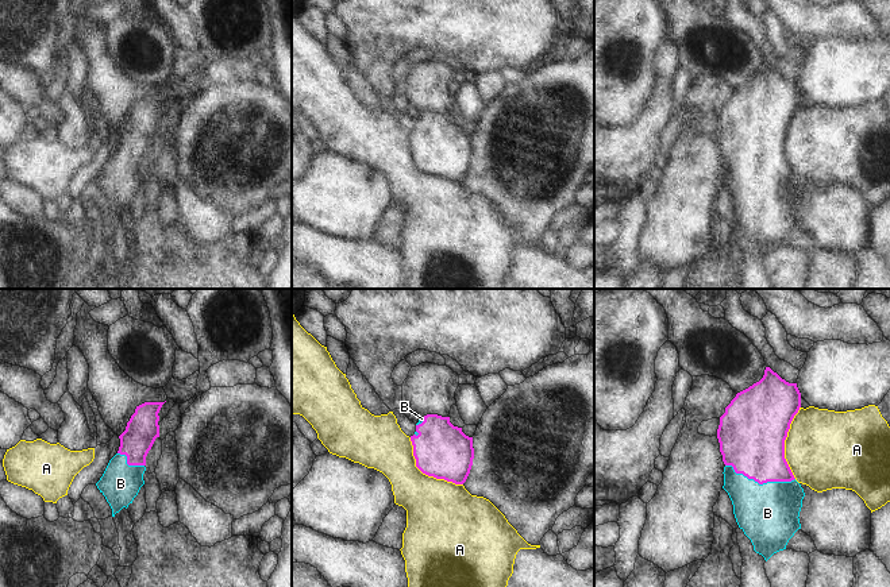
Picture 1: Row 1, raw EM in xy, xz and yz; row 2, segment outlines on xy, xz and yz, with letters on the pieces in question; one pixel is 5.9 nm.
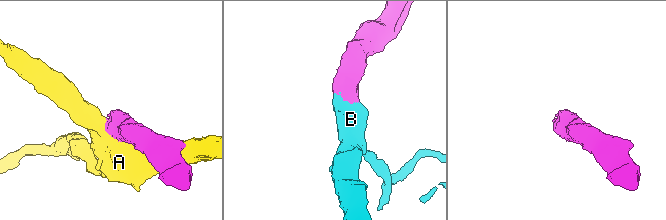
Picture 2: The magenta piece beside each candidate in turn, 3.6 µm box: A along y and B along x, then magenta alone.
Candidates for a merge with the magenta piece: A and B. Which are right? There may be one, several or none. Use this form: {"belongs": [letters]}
{"belongs": ["B"]}

